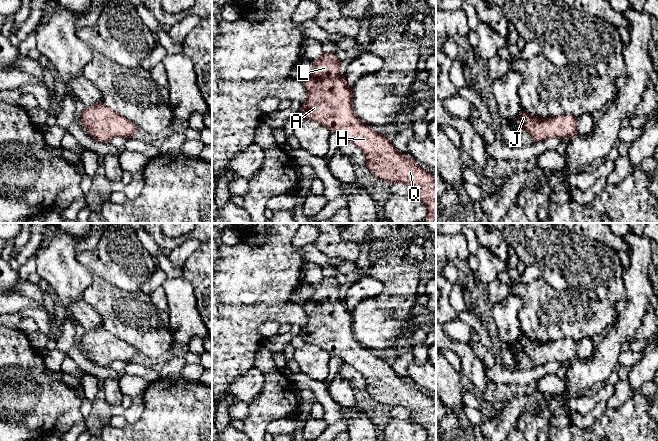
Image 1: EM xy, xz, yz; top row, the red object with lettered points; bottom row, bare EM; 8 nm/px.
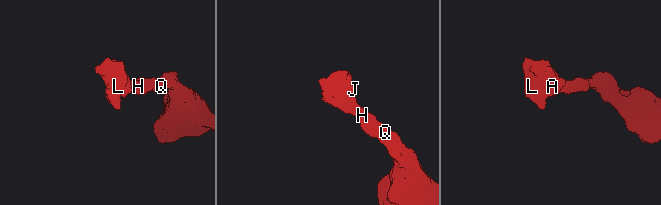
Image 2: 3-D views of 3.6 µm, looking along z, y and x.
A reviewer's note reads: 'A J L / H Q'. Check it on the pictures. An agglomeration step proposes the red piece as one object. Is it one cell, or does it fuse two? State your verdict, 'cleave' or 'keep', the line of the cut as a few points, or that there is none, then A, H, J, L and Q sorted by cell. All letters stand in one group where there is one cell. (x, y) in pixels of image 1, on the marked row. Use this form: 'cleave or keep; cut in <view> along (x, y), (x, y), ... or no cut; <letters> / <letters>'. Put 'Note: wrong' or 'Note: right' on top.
Note: wrong
keep; no cut; A H J L Q

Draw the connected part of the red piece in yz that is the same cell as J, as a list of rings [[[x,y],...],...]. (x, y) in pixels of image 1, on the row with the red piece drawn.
[[[521,109],[518,123],[520,131],[527,131],[535,142],[542,142],[552,137],[572,139],[578,135],[577,117],[572,114],[539,119]]]

